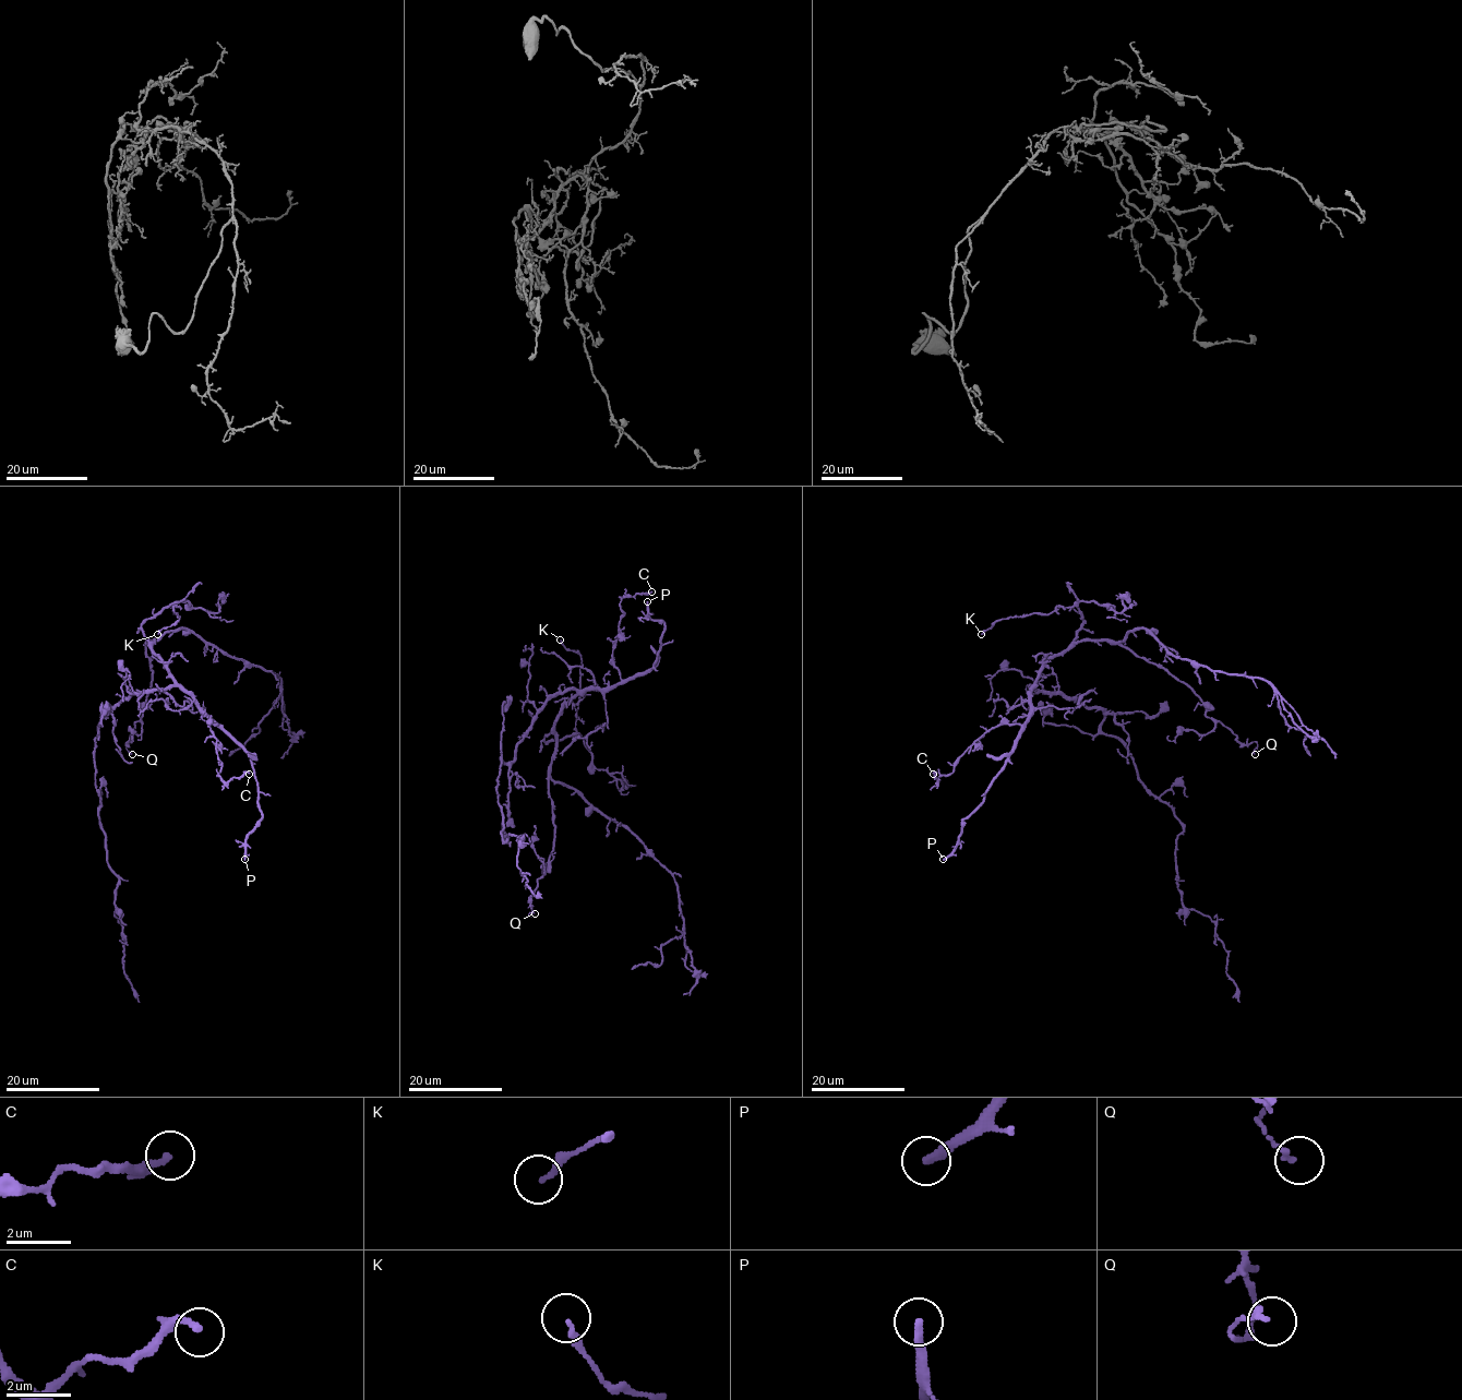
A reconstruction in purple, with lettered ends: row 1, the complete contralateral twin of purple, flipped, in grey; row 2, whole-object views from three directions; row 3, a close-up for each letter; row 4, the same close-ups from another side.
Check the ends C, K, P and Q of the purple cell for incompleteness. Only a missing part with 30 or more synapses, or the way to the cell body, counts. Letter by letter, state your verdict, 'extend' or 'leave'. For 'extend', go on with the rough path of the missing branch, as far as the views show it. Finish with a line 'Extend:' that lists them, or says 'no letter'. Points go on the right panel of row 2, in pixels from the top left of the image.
C: leave
K: leave
P: extend
Q: leave
Extend: P

